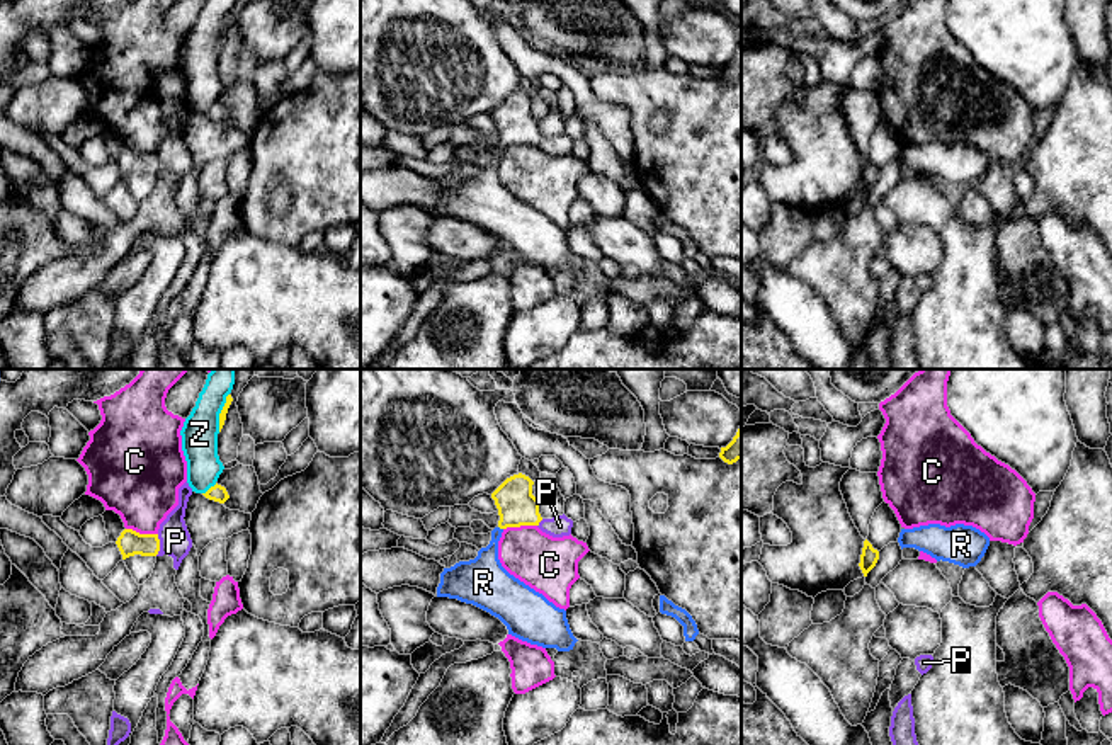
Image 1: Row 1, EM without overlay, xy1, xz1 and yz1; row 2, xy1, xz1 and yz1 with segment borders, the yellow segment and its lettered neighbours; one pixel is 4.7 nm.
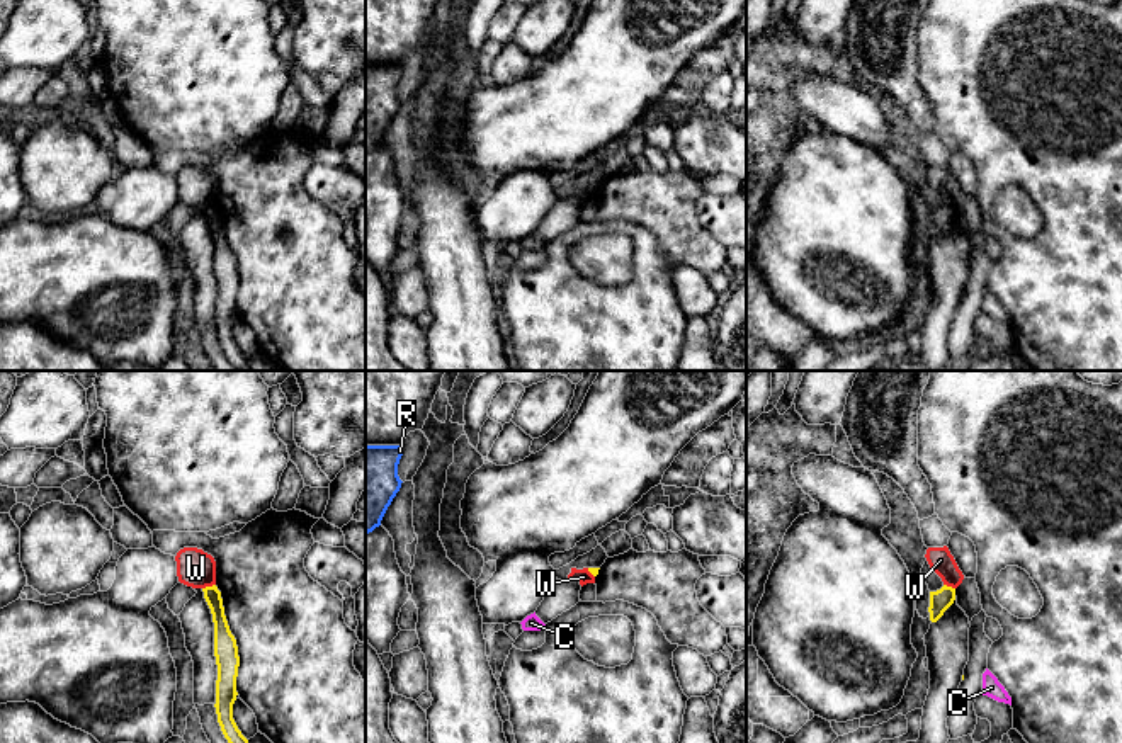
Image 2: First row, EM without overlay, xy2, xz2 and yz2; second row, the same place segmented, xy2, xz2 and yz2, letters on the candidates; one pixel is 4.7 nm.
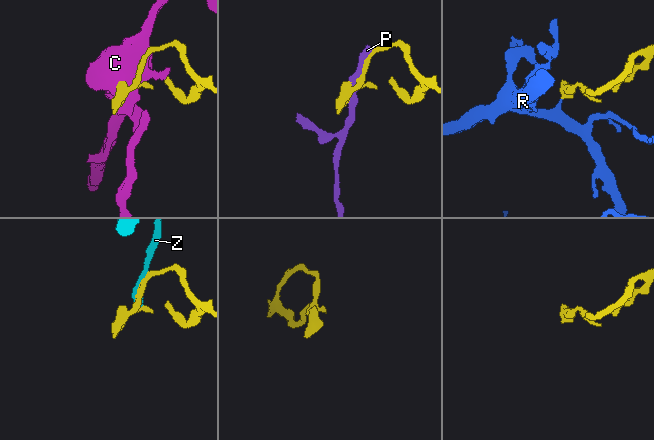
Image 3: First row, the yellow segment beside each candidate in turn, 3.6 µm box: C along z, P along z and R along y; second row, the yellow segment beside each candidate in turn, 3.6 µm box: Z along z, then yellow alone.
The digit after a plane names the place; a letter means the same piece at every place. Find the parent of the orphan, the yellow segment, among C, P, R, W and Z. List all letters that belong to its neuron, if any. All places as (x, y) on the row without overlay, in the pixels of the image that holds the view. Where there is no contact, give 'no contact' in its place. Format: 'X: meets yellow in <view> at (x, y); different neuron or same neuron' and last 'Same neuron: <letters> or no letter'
C: meets yellow in xz1 at (519, 145); different neuron
P: meets yellow in xy1 at (158, 164); different neuron
R: meets yellow in xz1 at (500, 147); same neuron
W: meets yellow in xy2 at (208, 206); different neuron
Z: meets yellow in xy1 at (221, 31); different neuron
Same neuron: R

